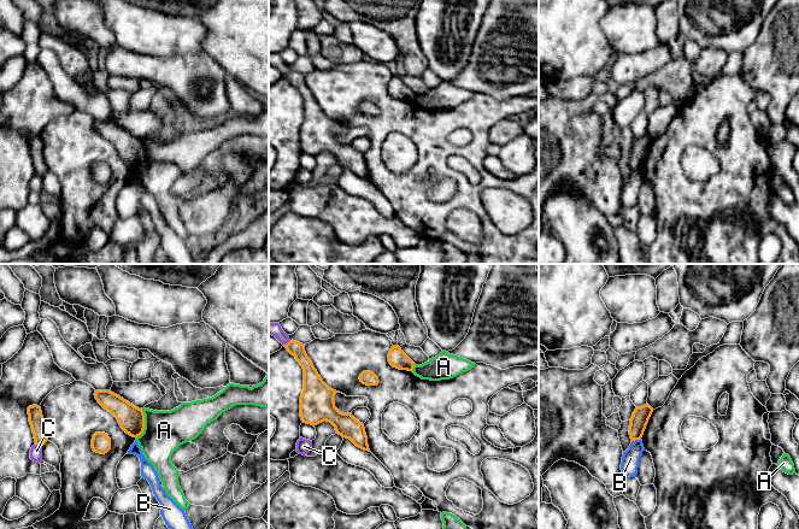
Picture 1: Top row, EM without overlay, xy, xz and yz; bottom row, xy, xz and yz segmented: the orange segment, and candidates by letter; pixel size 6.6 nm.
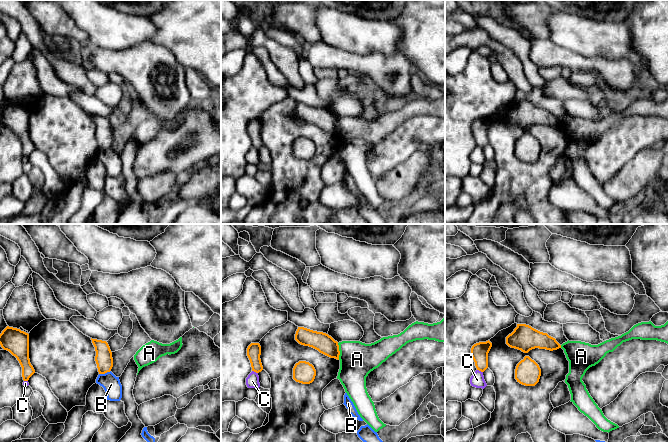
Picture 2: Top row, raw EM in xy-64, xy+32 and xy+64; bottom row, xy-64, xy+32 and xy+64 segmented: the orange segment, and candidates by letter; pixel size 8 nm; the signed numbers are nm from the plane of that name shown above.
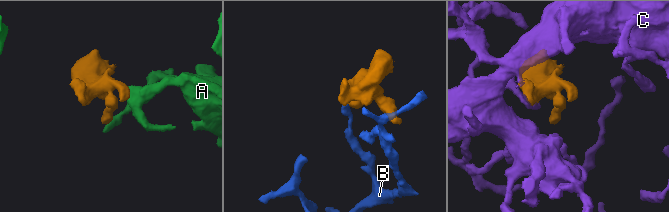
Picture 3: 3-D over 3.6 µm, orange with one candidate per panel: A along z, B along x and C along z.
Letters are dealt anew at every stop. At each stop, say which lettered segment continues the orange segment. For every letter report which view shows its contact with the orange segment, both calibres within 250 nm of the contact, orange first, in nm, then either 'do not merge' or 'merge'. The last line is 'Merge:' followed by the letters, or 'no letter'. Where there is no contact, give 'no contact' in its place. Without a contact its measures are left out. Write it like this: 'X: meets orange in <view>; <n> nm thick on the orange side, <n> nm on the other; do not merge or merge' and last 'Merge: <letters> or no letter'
A: meets orange in xy; 180 nm thick on the orange side, 280 nm on the other; do not merge
B: meets orange in yz; 120 nm thick on the orange side, 120 nm on the other; do not merge
C: meets orange in xy; 100 nm thick on the orange side, 80 nm on the other; do not merge
Merge: no letter

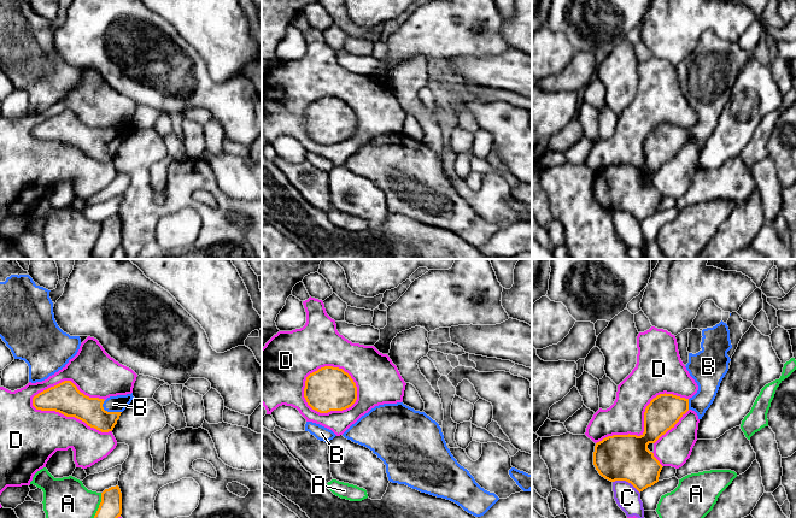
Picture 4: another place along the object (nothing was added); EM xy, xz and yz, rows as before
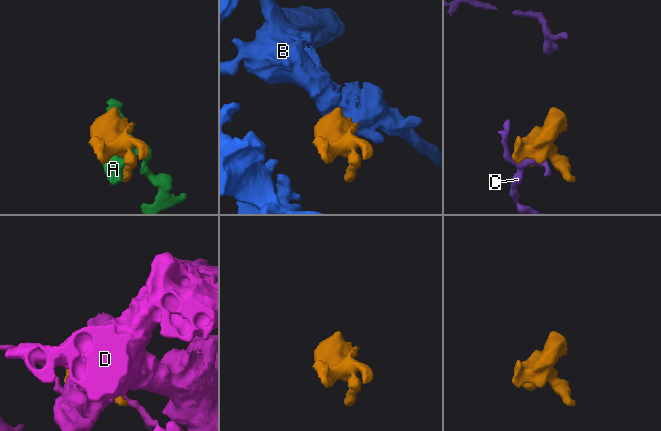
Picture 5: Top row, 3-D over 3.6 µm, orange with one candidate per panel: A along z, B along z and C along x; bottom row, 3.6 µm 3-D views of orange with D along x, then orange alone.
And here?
A: meets orange in xy; 160 nm thick on the orange side, 340 nm on the other; do not merge
B: meets orange in xy; 180 nm thick on the orange side, 110 nm on the other; merge
C: meets orange in yz; 300 nm thick on the orange side, 160 nm on the other; do not merge
D: meets orange in xy; 200 nm thick on the orange side, 320 nm on the other; do not merge
Merge: B

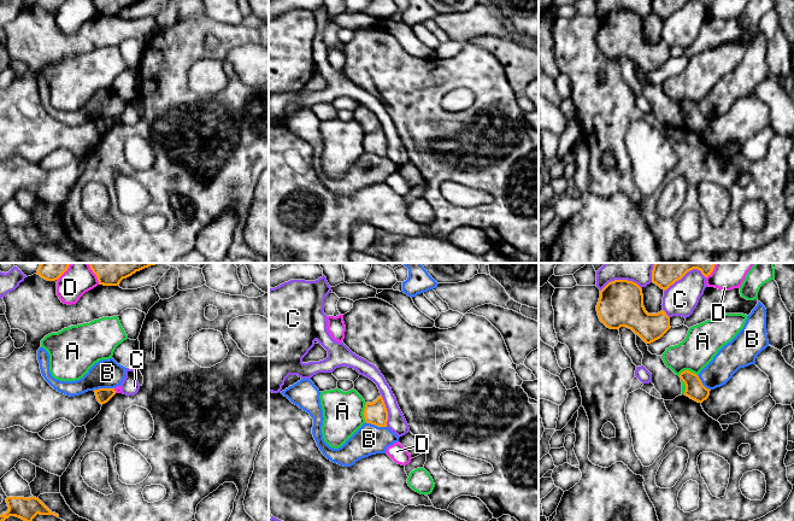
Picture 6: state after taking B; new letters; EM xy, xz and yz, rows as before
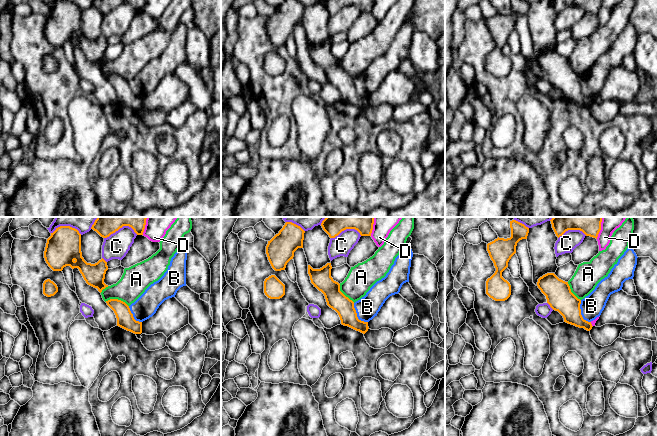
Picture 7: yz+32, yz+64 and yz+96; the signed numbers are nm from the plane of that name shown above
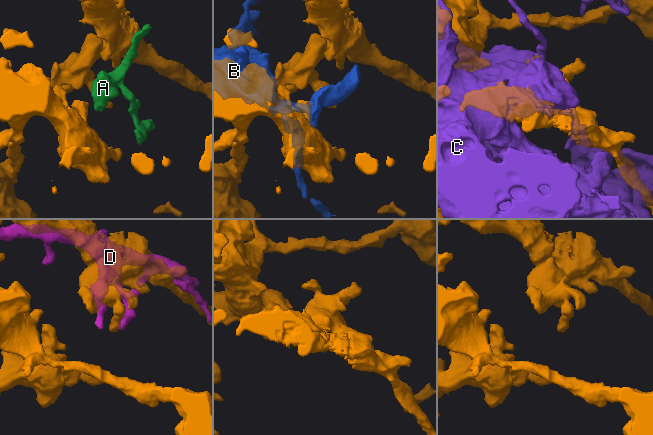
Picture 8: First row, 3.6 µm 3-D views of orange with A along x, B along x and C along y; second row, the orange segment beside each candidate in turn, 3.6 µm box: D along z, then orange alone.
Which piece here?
A: meets orange in yz; 130 nm thick on the orange side, 240 nm on the other; do not merge
B: meets orange in xz; 150 nm thick on the orange side, 200 nm on the other; do not merge
C: meets orange in xz; 150 nm thick on the orange side, 120 nm on the other; do not merge
D: meets orange in xy; 110 nm thick on the orange side, 190 nm on the other; do not merge
Merge: no letter

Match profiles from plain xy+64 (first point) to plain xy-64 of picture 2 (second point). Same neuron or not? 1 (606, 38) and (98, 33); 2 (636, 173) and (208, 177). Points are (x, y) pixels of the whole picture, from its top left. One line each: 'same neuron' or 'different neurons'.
1: same neuron
2: different neurons

